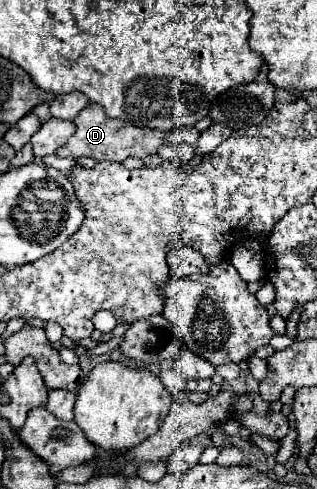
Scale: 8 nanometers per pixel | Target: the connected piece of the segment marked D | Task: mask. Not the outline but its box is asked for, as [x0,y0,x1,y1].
[57,103,165,163]

